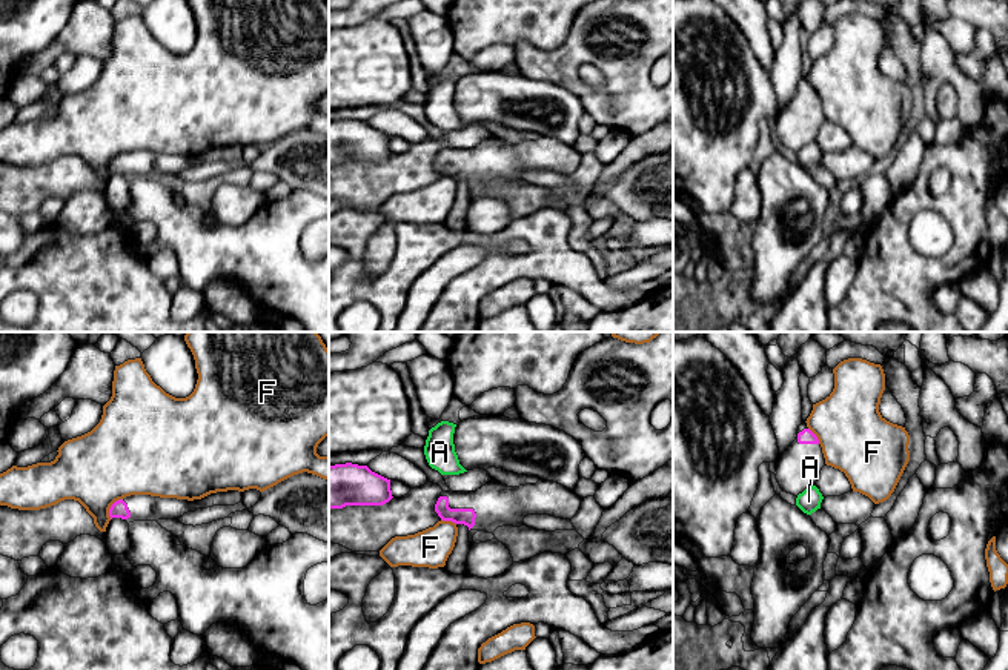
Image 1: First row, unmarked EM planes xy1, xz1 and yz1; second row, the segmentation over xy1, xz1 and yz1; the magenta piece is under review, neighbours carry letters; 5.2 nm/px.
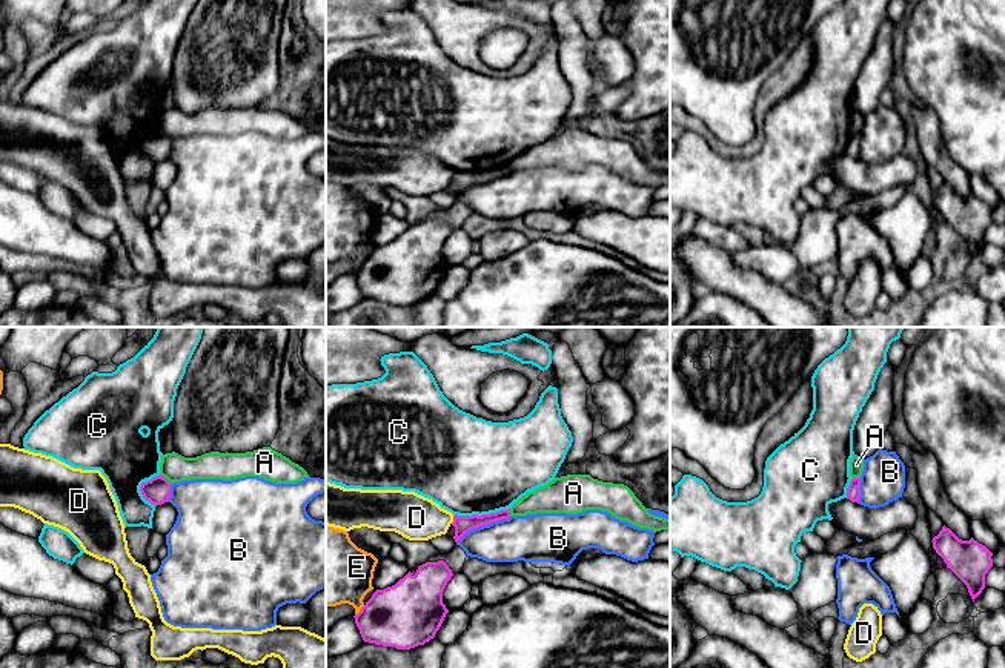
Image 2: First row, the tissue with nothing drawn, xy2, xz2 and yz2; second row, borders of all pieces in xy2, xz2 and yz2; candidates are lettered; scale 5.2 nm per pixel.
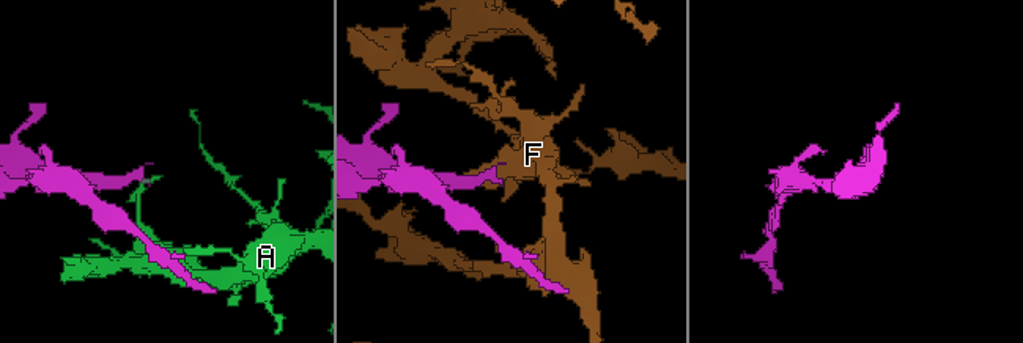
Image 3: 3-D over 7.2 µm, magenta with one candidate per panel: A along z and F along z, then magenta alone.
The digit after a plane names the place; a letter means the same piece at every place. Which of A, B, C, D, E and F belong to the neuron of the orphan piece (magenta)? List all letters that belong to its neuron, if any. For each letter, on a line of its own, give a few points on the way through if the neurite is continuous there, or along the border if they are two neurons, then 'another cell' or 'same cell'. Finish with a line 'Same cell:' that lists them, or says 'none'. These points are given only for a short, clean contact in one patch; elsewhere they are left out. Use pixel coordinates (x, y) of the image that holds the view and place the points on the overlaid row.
A: along xy2 (160, 473), (171, 482) | another cell
B: another cell
C: along xz2 (507, 507), (481, 515), (454, 516) | another cell
D: another cell
E: another cell
F: another cell
Same cell: none

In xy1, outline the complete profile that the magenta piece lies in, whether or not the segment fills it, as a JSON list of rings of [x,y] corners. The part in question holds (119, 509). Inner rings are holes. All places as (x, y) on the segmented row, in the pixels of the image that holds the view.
[[[227,490],[211,493],[201,499],[160,498],[151,495],[131,495],[115,501],[109,509],[109,516],[121,518],[128,524],[134,521],[178,519],[187,512],[214,506],[235,506],[241,502],[243,492]]]

